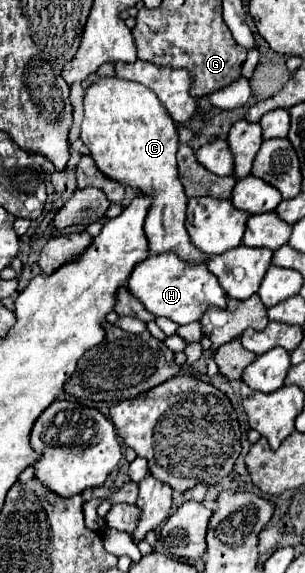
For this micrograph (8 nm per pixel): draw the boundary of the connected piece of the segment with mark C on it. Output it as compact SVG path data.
M120 78L96 80L84 94L80 138L90 148L90 154L104 176L154 198L154 204L150 204L150 212L144 220L144 232L152 254L176 252L176 256L192 264L208 260L204 252L198 252L194 244L190 244L190 236L184 228L188 198L176 168L176 124L150 88Z

